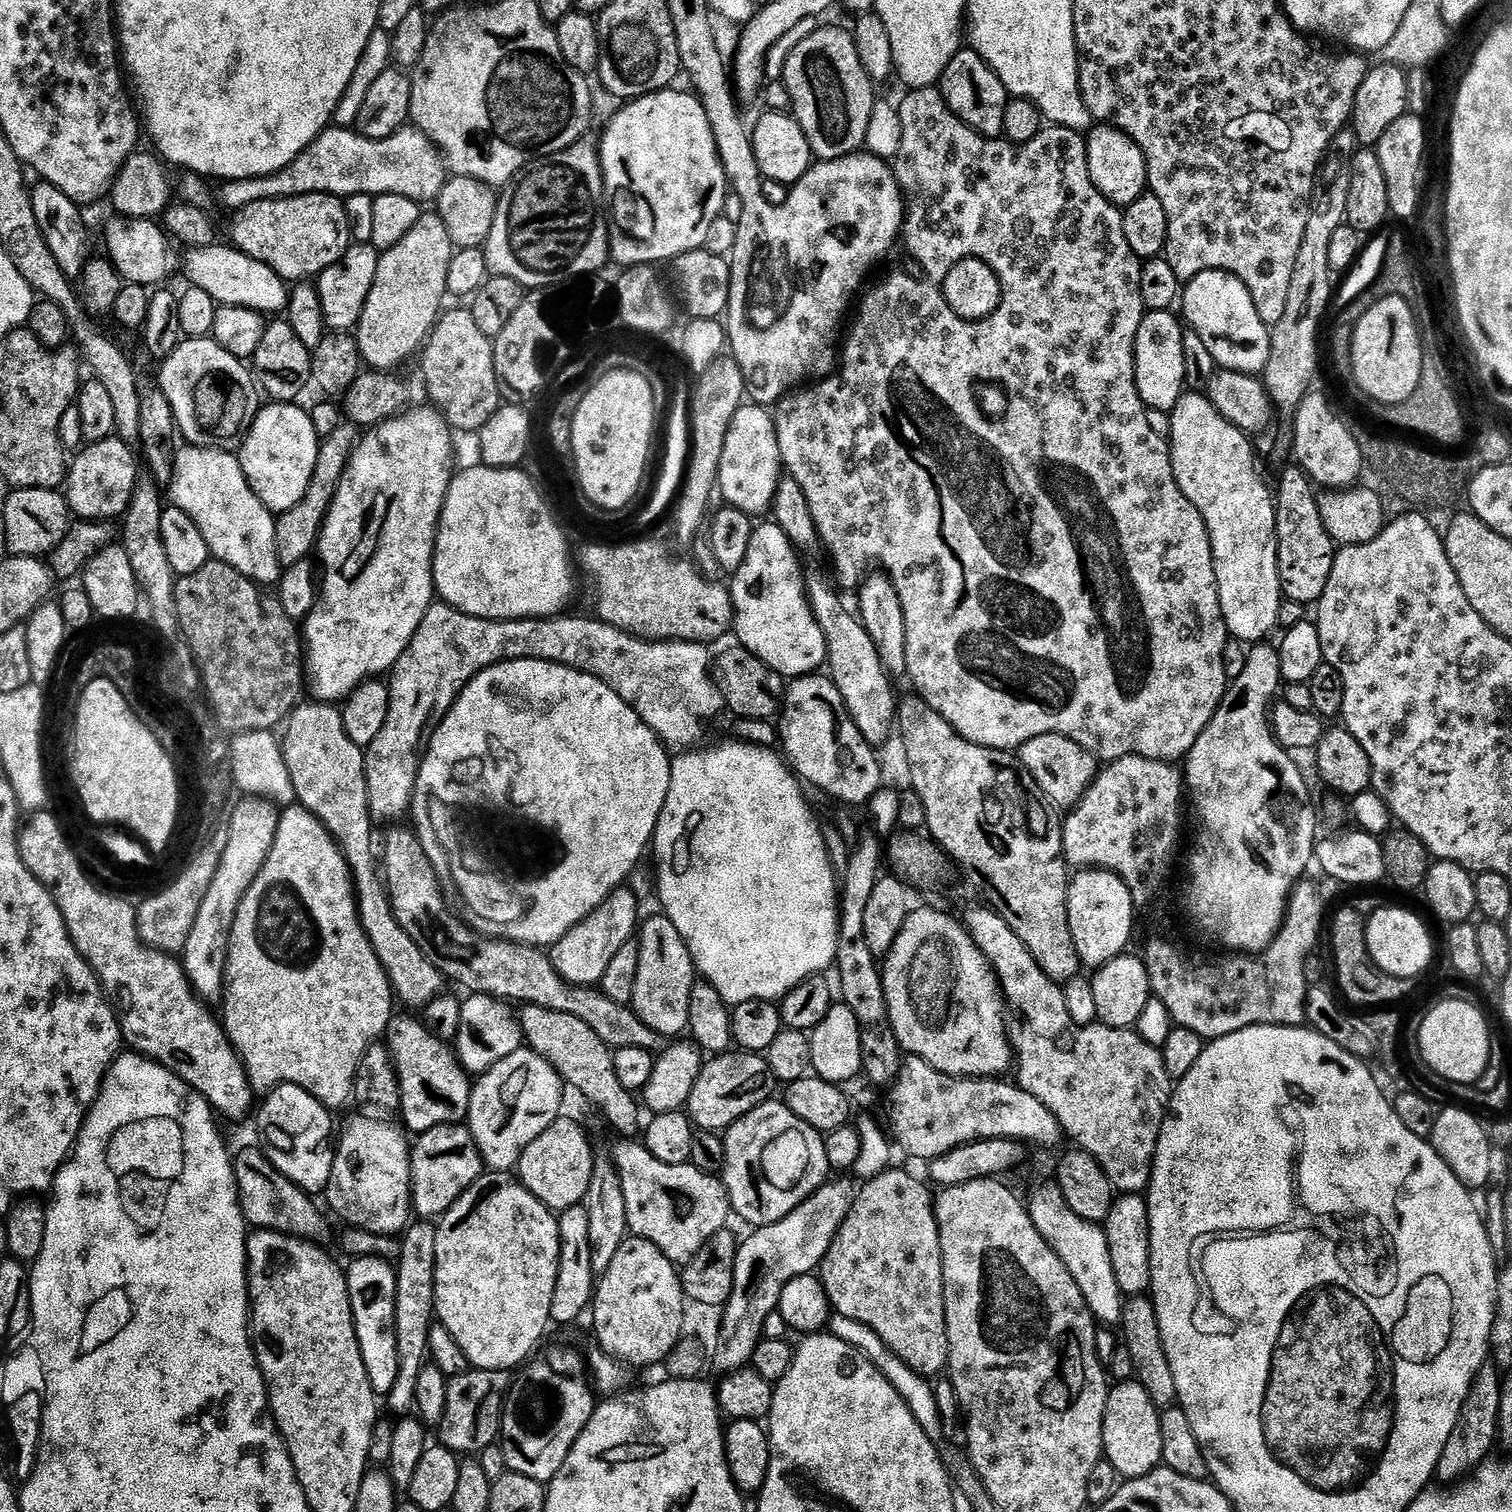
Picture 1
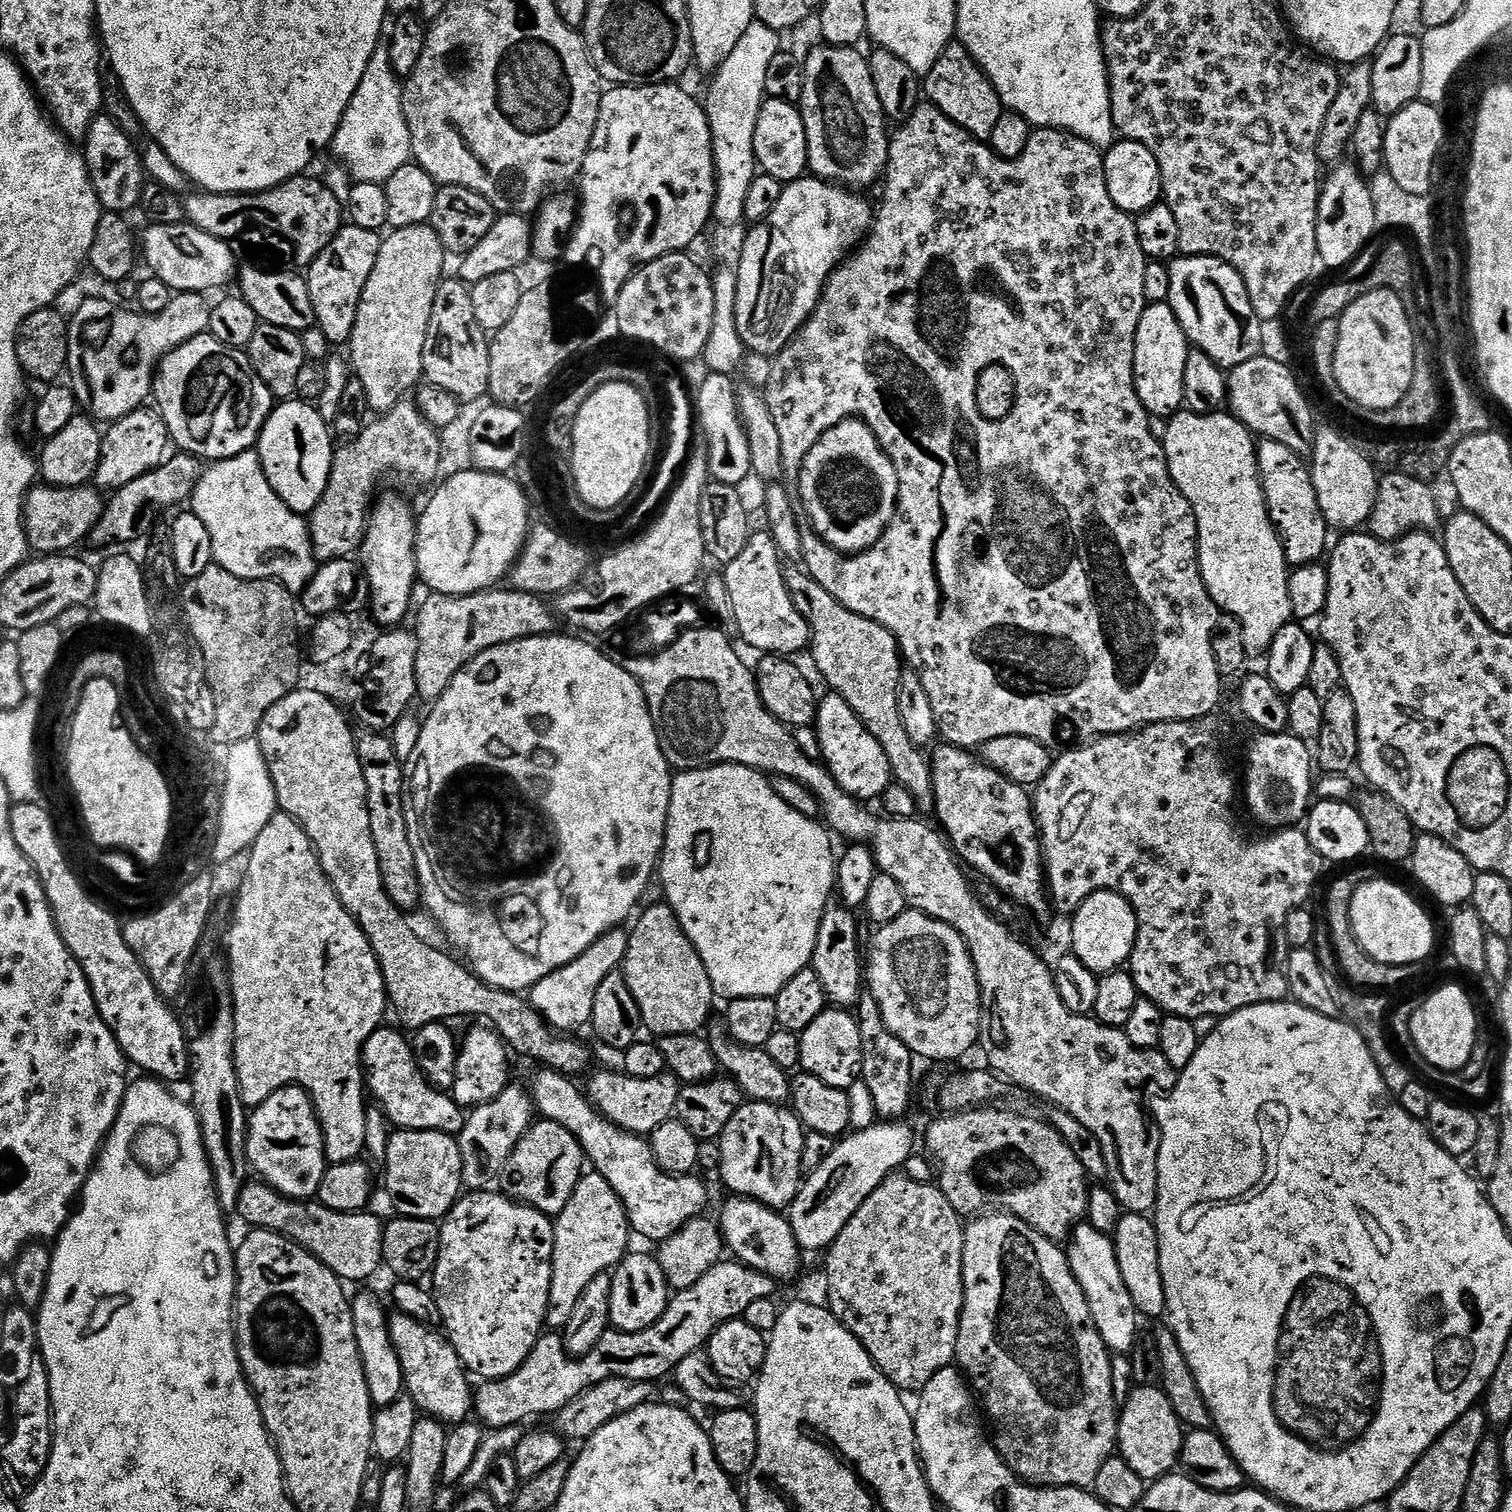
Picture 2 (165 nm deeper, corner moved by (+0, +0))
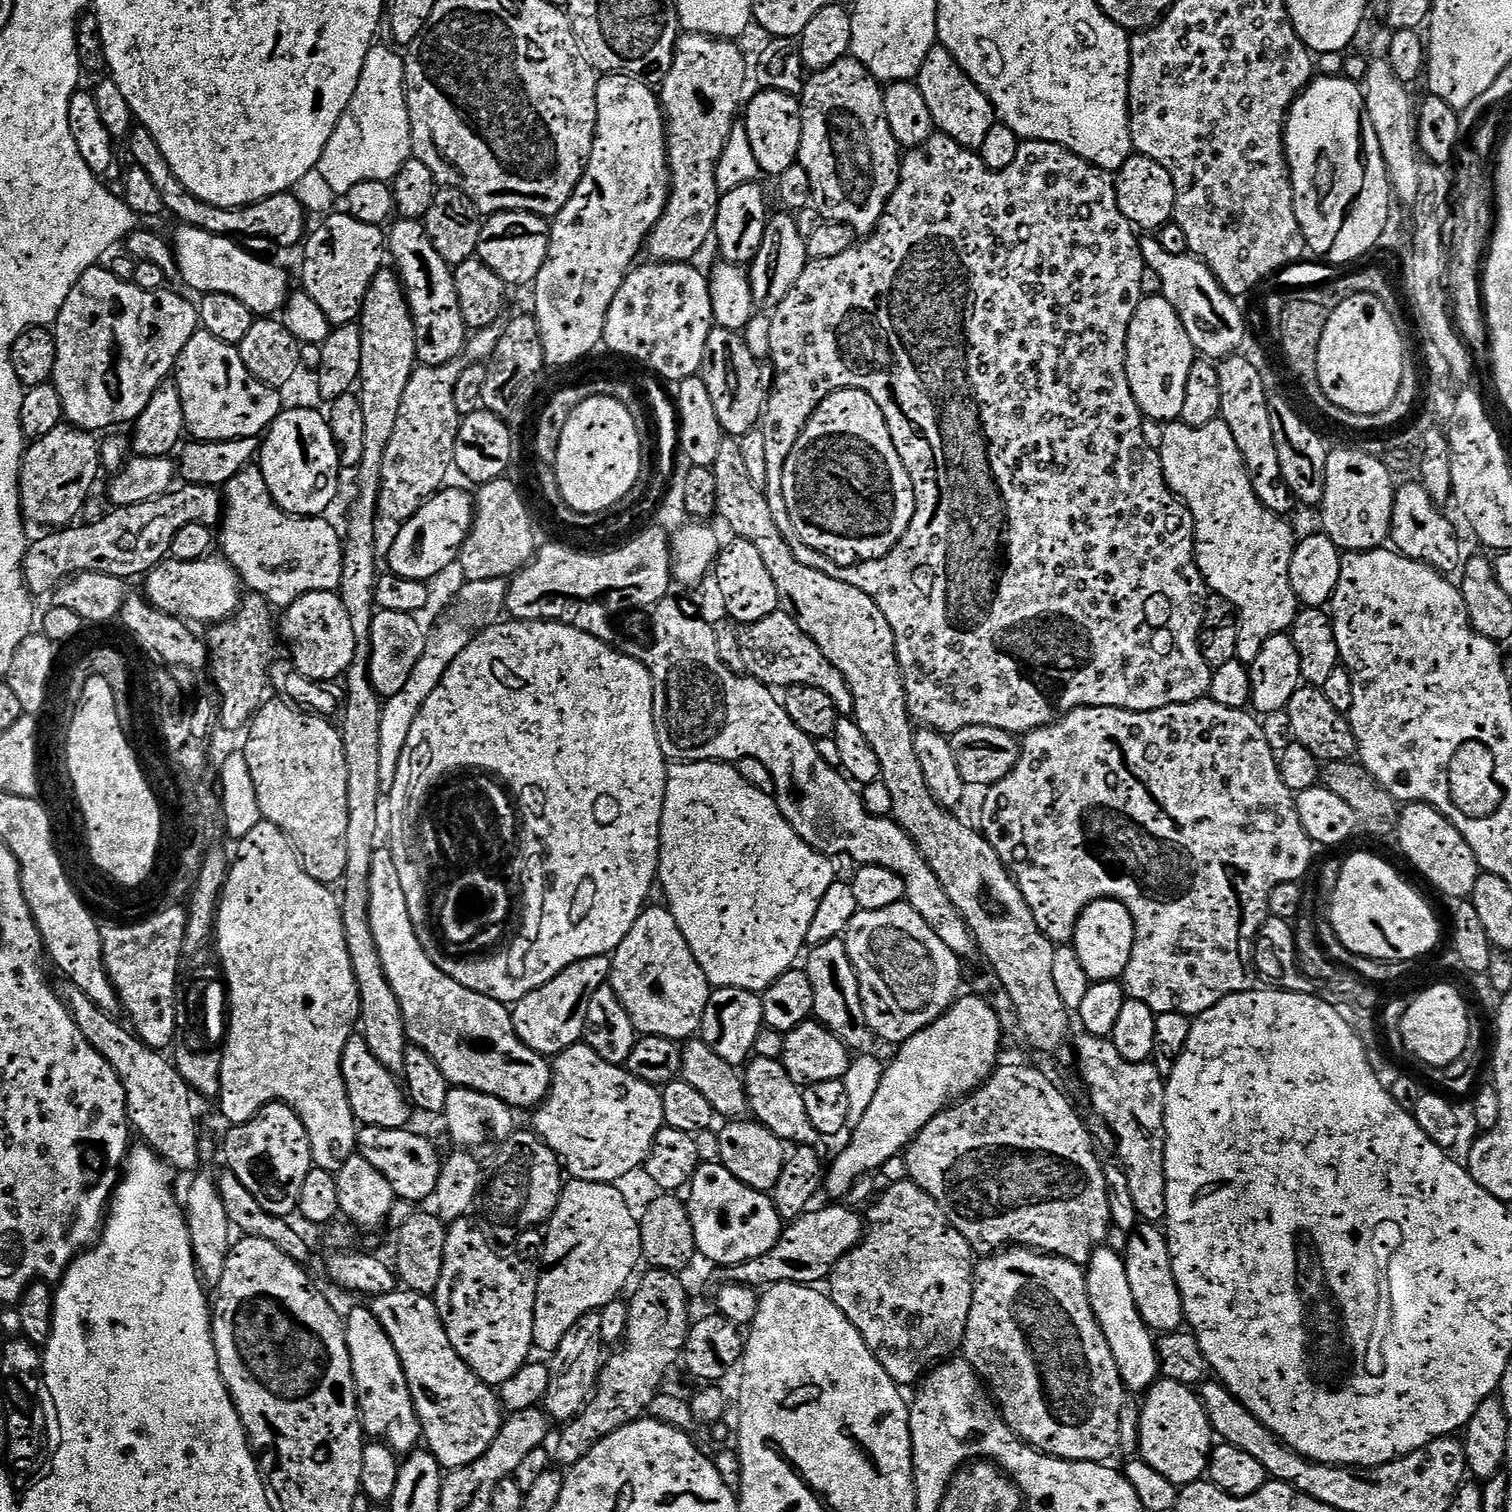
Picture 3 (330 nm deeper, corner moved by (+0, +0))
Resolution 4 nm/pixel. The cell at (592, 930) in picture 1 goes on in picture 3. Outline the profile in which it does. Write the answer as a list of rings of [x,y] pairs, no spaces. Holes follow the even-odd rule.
[[[611,955],[582,958],[563,968],[554,978],[550,978],[550,982],[538,986],[538,990],[526,994],[526,998],[517,1000],[511,1014],[520,1041],[545,1058],[554,1058],[570,1046],[581,1043],[590,998],[594,998],[594,990],[609,983],[611,966]]]

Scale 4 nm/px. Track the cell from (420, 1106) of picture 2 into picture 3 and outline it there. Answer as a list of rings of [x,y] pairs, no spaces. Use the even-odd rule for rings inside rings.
[[[355,1034],[347,1042],[342,1058],[343,1078],[347,1098],[357,1121],[370,1128],[408,1128],[408,1119],[414,1115],[410,1101],[398,1079],[397,1073],[386,1070],[374,1054],[370,1054],[365,1038]]]

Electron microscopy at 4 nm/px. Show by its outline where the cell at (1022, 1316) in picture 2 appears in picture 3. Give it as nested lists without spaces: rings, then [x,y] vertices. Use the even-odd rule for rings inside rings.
[[[1019,1246],[1009,1247],[1007,1250],[997,1251],[989,1260],[975,1265],[974,1283],[972,1286],[972,1305],[970,1318],[966,1326],[962,1356],[974,1366],[980,1379],[990,1389],[1004,1421],[1014,1430],[1014,1434],[1045,1456],[1052,1456],[1056,1460],[1069,1460],[1070,1462],[1094,1462],[1104,1464],[1116,1452],[1120,1444],[1120,1415],[1124,1412],[1124,1396],[1126,1389],[1122,1378],[1118,1374],[1118,1366],[1114,1362],[1114,1354],[1110,1350],[1110,1342],[1106,1342],[1106,1334],[1102,1334],[1102,1326],[1098,1326],[1094,1310],[1090,1306],[1088,1297],[1088,1277],[1085,1269],[1079,1264],[1062,1259],[1061,1256],[1049,1256],[1030,1248]]]

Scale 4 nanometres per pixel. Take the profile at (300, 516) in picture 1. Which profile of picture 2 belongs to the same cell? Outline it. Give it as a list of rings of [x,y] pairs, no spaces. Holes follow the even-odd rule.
[[[411,399],[399,400],[390,411],[377,415],[375,419],[373,424],[365,423],[357,436],[341,443],[341,448],[339,445],[333,451],[326,490],[322,490],[322,498],[318,498],[318,506],[314,506],[314,510],[307,513],[312,553],[316,555],[320,564],[331,560],[347,560],[353,554],[359,553],[364,532],[368,529],[368,517],[378,496],[376,487],[387,476],[408,476],[412,484],[428,484],[437,479],[440,433],[423,417]]]

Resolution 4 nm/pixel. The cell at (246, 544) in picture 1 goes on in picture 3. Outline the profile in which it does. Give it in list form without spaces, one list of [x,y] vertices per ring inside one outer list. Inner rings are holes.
[[[256,466],[243,468],[238,474],[234,474],[234,478],[230,478],[230,482],[223,485],[222,499],[224,515],[222,527],[218,532],[219,551],[225,560],[231,562],[232,569],[240,575],[241,581],[247,587],[249,584],[252,587],[249,589],[255,595],[263,596],[273,609],[289,609],[296,600],[314,591],[336,592],[339,589],[346,544],[341,533],[340,536],[336,533],[335,526],[328,521],[328,518],[291,516],[290,513],[283,512],[274,502],[266,486],[266,478]]]

